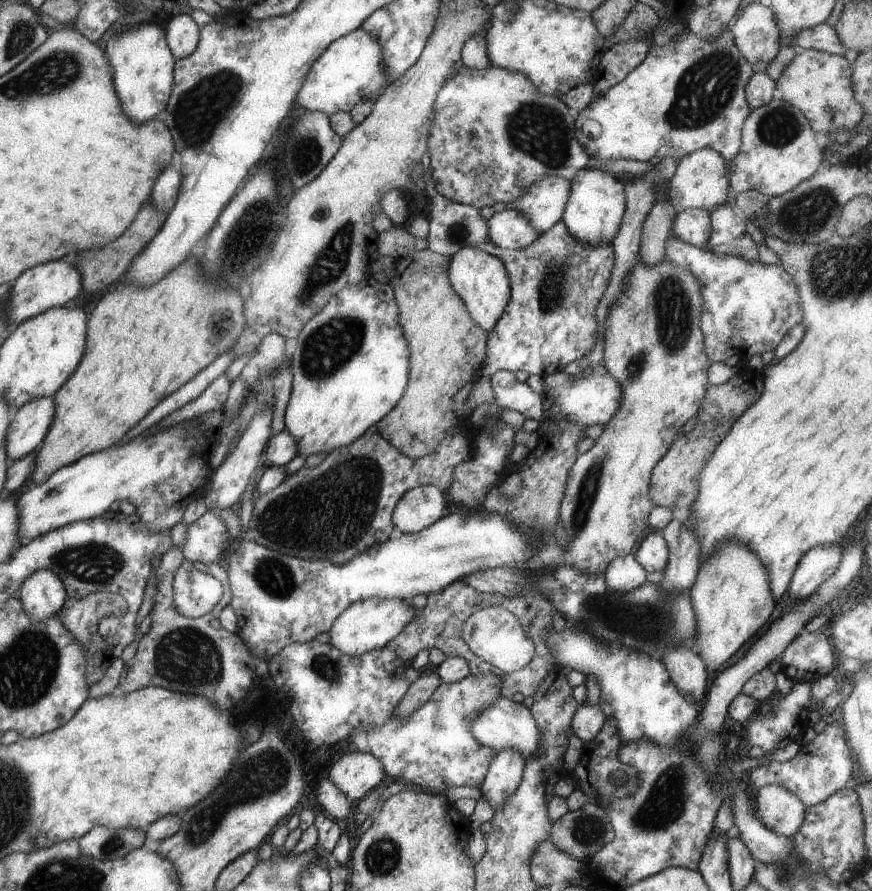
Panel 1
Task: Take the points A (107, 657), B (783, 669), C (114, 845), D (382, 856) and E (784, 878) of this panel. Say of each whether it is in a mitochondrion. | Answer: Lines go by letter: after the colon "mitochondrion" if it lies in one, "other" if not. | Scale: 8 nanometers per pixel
A: other
B: other
C: mitochondrion
D: mitochondrion
E: mitochondrion

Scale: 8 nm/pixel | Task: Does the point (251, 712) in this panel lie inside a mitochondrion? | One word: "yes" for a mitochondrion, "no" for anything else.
no

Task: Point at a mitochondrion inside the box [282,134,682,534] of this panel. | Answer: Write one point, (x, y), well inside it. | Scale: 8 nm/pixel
(327, 349)

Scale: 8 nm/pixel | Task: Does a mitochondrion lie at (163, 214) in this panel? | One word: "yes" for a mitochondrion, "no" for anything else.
no

